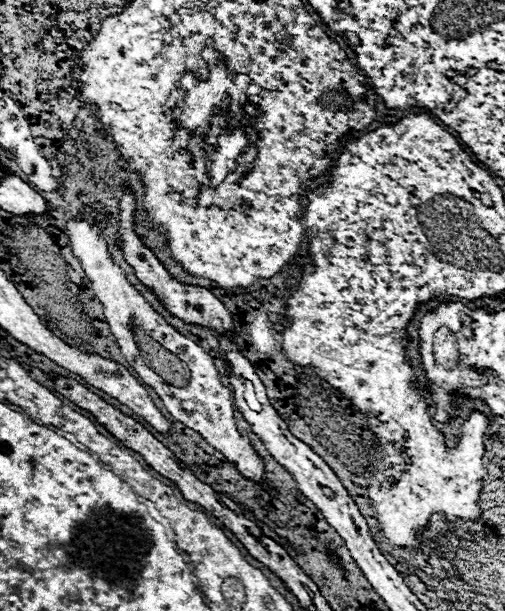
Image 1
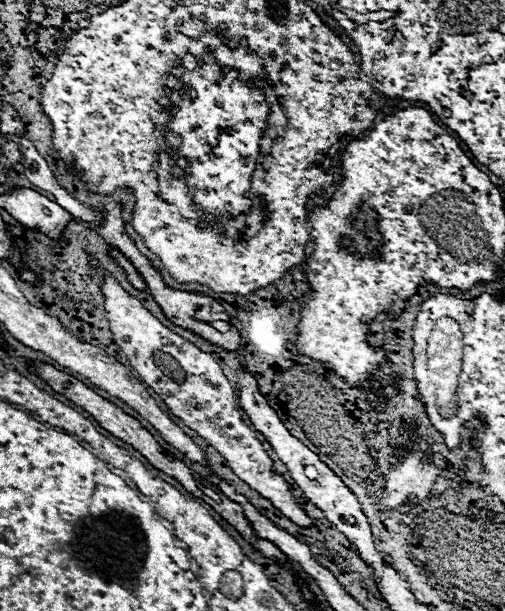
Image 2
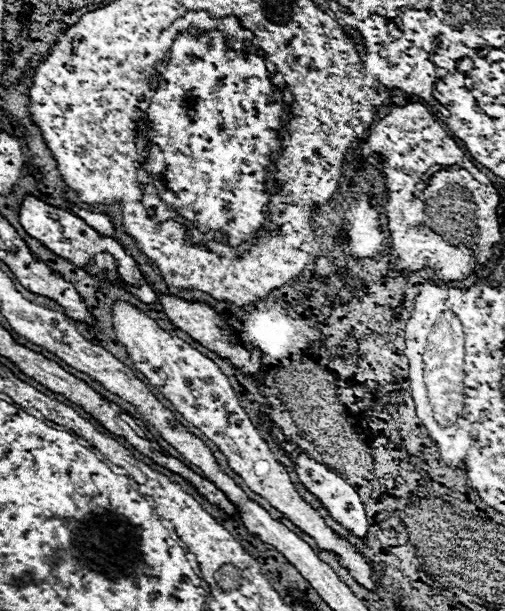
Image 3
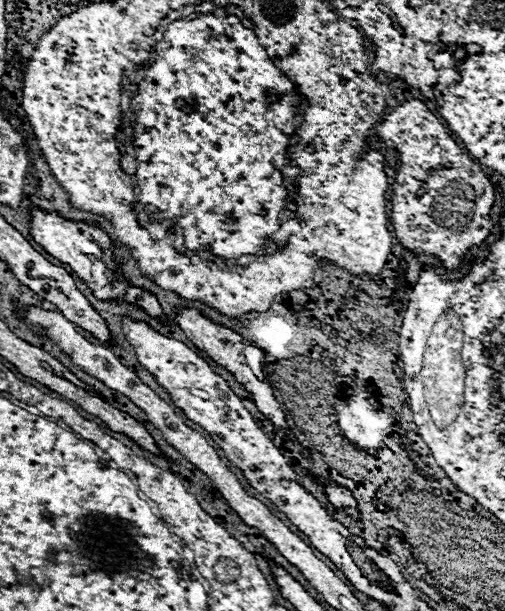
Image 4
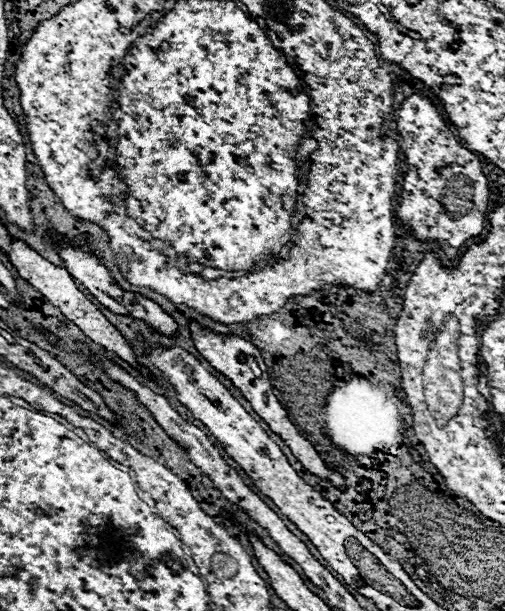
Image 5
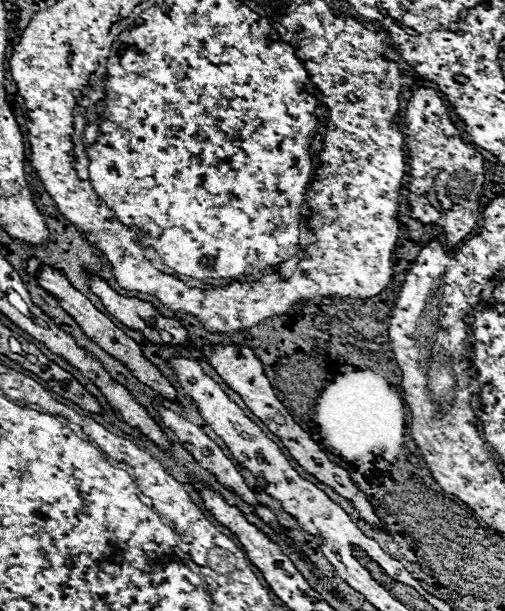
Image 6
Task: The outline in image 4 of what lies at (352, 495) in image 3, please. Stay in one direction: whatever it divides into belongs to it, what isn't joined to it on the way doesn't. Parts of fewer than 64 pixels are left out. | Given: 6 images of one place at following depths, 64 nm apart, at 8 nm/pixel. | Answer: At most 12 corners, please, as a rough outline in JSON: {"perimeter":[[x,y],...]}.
{"perimeter":[[320,484],[336,508],[346,506],[358,516],[356,500],[344,486]]}

